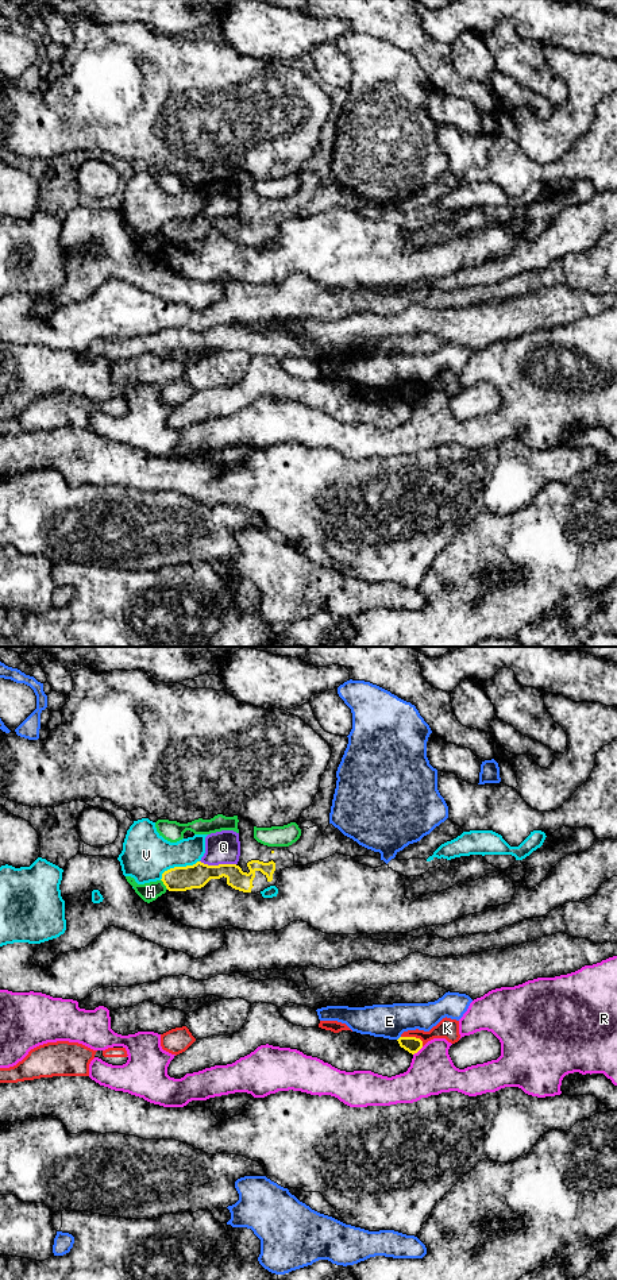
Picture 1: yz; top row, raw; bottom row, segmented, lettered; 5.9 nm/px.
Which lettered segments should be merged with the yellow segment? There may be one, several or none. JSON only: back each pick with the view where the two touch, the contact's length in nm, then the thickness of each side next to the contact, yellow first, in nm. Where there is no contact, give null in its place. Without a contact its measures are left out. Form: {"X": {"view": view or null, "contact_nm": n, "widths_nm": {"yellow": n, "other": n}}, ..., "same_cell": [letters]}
{"same_cell": []}

